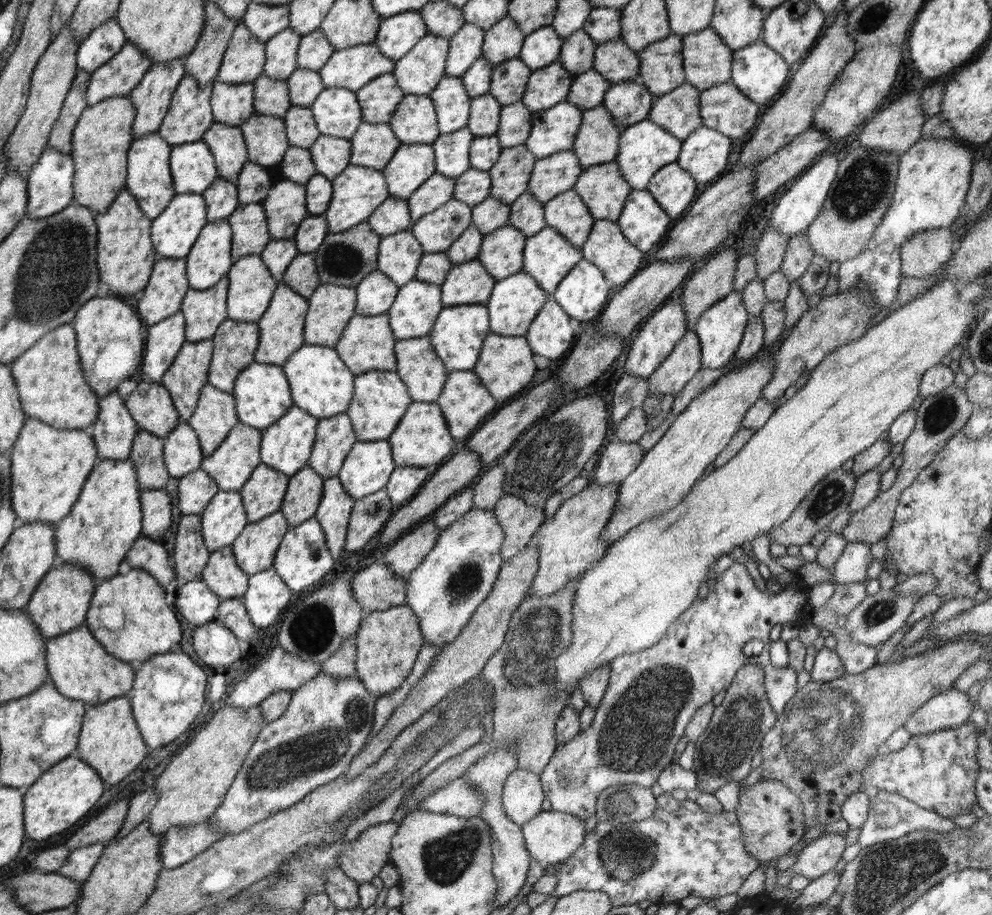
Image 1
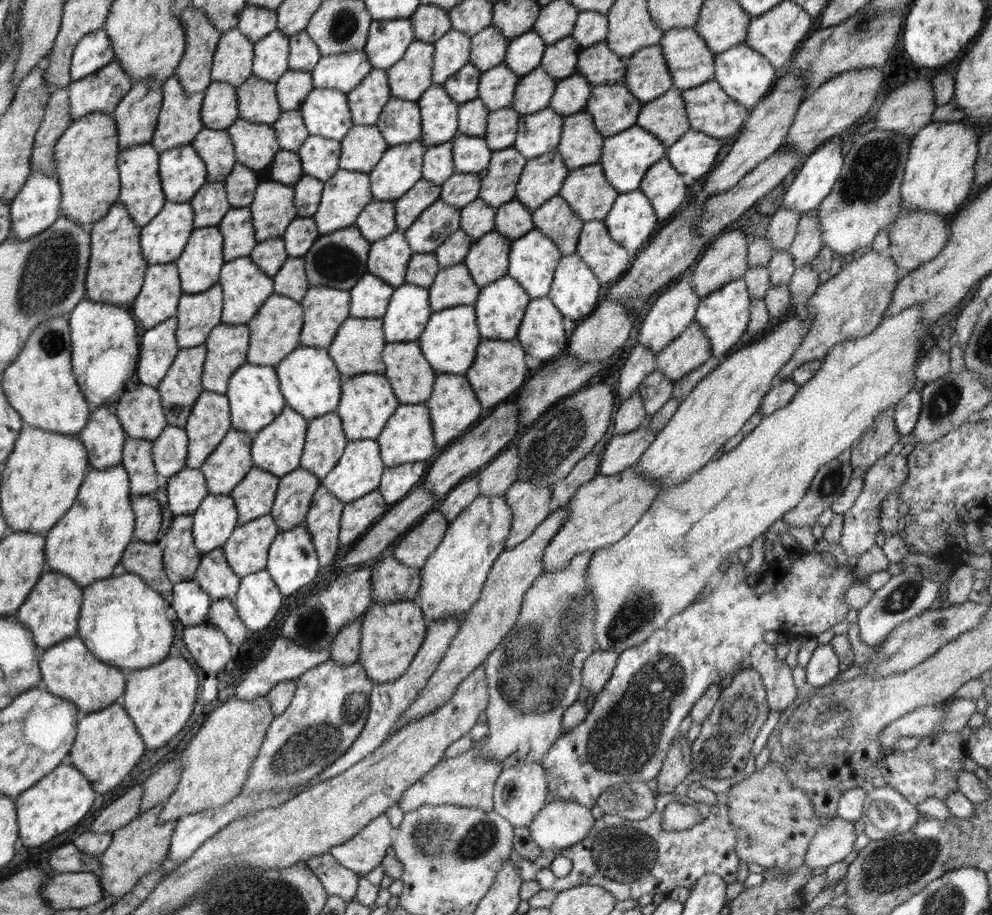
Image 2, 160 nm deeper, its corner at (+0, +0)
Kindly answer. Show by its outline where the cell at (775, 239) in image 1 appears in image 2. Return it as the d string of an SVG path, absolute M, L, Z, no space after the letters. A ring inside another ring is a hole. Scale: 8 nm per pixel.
M780 207L769 222L767 237L770 239L773 254L788 250L797 233L801 214L798 211Z

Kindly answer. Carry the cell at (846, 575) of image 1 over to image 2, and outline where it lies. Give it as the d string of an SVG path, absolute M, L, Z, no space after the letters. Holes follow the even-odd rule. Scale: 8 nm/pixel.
M888 453L879 460L876 460L874 465L870 466L870 469L865 472L863 478L864 488L860 496L856 498L852 508L843 514L841 542L837 550L842 560L846 561L846 557L864 554L864 552L871 546L874 546L878 540L881 540L881 530L879 527L881 504L891 492L898 492L899 494L900 487L907 479L907 476L907 458L901 454L892 456L892 454Z

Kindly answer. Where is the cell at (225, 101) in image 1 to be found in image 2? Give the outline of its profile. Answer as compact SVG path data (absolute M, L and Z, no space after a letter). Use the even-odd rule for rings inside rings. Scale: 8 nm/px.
M212 81L205 90L201 121L212 130L227 129L239 117L236 86Z

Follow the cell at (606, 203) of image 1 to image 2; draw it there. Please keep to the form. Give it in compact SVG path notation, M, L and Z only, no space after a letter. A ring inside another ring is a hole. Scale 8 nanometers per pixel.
M600 163L572 169L558 191L584 223L603 221L619 194L606 180Z

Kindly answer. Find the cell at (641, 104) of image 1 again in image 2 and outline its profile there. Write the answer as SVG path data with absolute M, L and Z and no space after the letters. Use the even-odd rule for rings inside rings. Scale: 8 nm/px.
M622 81L593 86L584 111L592 115L596 130L605 138L634 126L644 105Z

